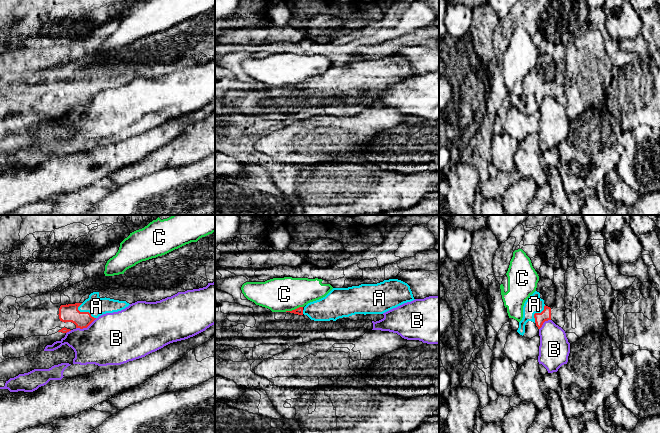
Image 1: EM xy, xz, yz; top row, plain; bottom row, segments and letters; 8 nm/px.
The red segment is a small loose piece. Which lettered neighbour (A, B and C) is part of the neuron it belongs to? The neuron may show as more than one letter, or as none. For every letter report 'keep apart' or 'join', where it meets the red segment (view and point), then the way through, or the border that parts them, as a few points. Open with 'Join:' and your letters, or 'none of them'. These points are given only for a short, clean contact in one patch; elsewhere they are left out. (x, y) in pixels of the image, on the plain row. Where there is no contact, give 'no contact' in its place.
Join: A
A: join | xy (86, 88) | across xy (67, 89), (86, 88), (96, 82)
B: keep apart | xy (86, 103) | along xy (96, 94), (86, 103), (76, 104)
C: keep apart | xz (293, 86) | along xz (302, 82), (285, 87)

